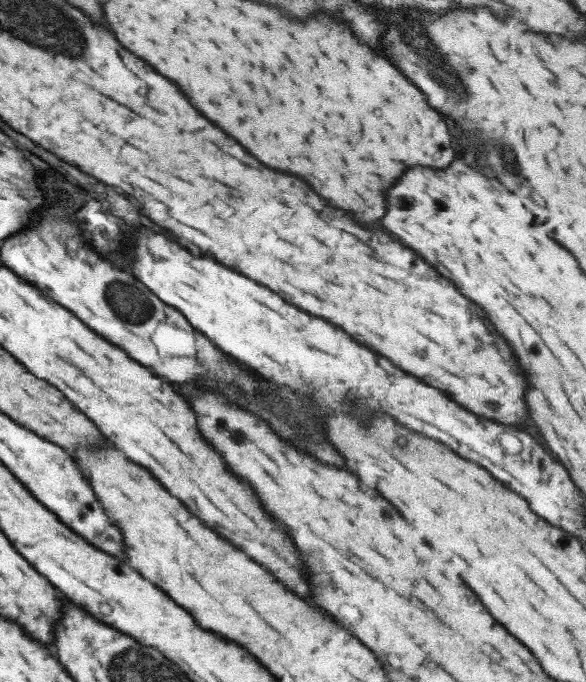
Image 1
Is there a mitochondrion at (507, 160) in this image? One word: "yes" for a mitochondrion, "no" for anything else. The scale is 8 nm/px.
yes

